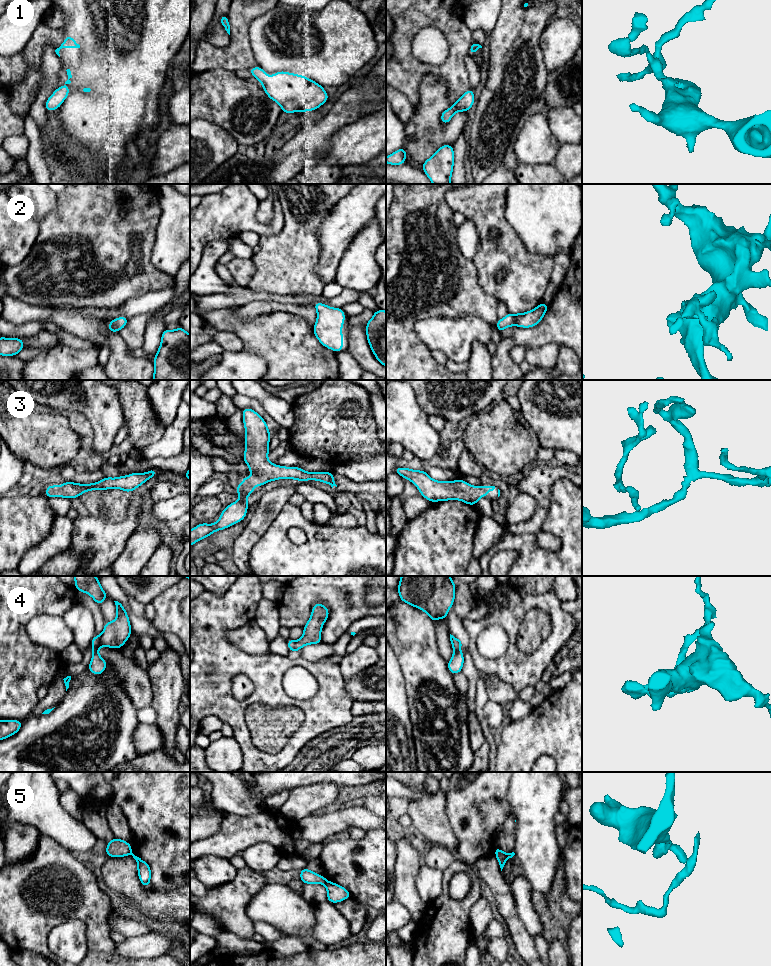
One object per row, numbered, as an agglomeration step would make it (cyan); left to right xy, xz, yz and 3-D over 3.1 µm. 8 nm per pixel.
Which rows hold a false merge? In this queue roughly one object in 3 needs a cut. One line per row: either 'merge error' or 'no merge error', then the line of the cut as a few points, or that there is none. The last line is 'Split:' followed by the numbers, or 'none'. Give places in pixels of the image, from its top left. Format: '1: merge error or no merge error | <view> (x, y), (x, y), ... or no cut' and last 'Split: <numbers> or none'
1: no merge error | no cut
2: no merge error | no cut
3: no merge error | no cut
4: no merge error | no cut
5: merge error | xz (327, 880), (324, 884)
Split: 5

